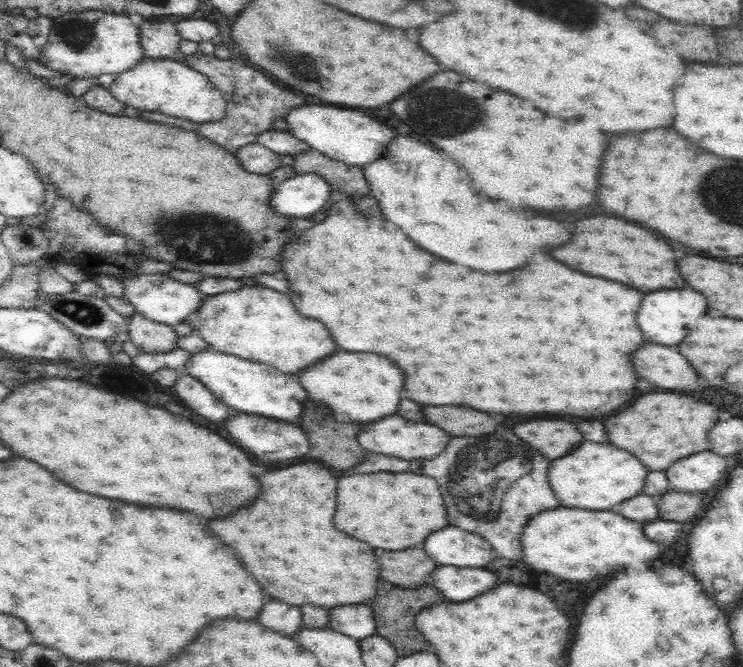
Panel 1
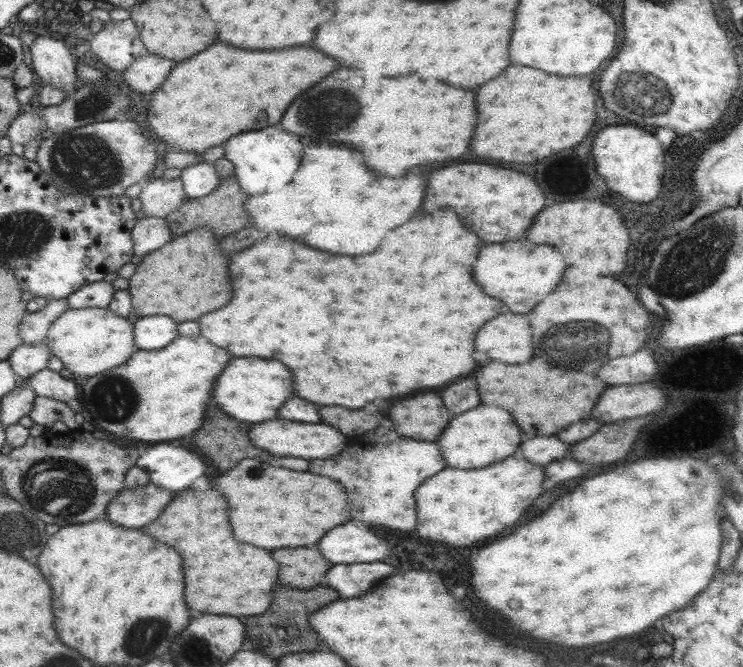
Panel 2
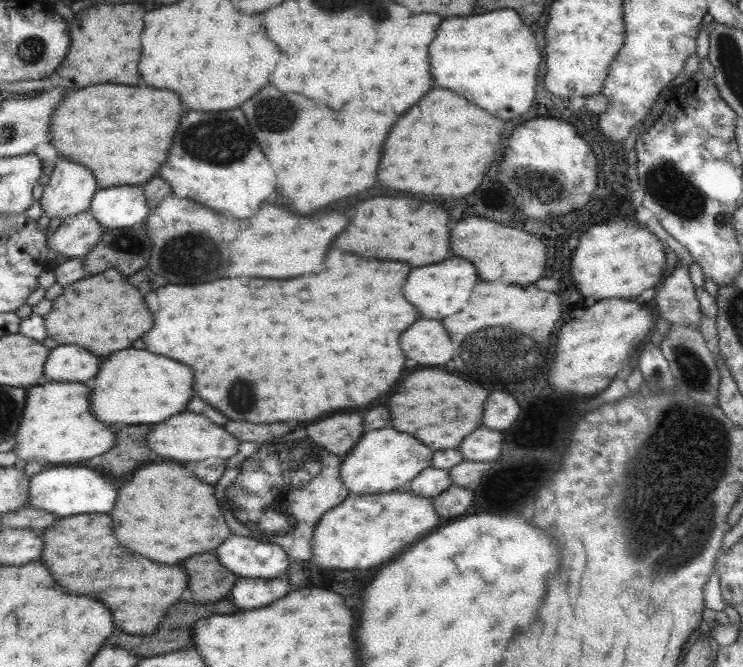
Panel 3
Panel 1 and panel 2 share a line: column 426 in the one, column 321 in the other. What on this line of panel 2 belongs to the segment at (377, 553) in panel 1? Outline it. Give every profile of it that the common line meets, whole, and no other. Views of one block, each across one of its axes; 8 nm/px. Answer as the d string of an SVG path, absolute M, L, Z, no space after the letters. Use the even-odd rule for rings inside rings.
M279 548L271 552L271 558L277 562L277 580L301 590L323 584L324 572L331 566L311 548Z

